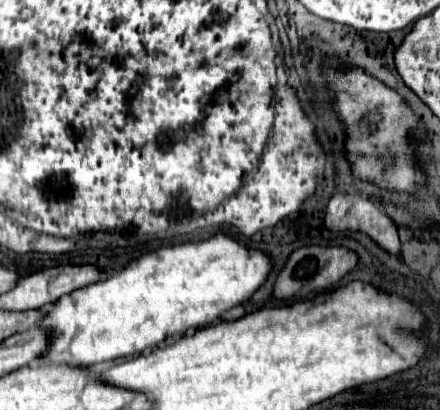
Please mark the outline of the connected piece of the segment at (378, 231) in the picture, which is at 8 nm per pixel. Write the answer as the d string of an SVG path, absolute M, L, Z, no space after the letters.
M335 193L327 205L323 223L331 231L361 231L389 255L399 255L397 227L365 199Z

